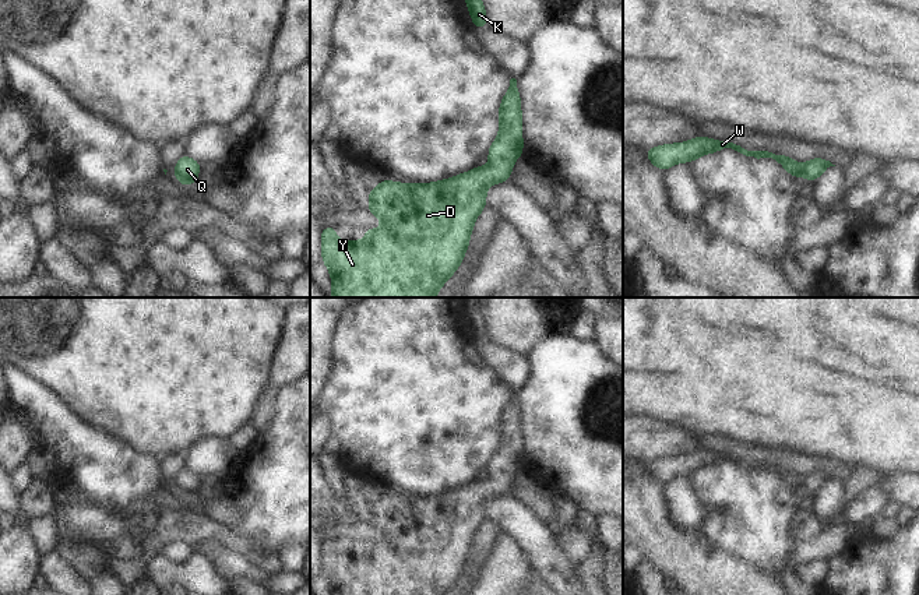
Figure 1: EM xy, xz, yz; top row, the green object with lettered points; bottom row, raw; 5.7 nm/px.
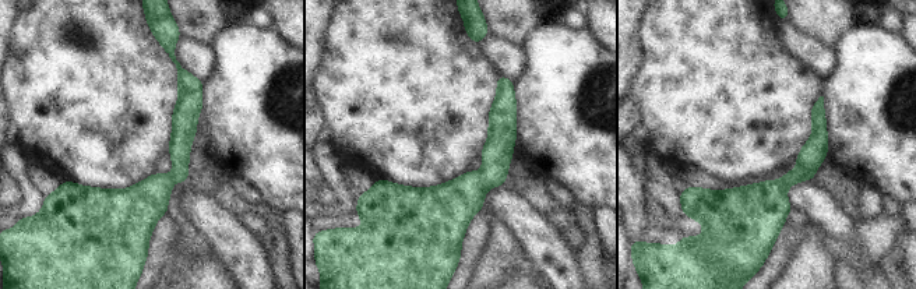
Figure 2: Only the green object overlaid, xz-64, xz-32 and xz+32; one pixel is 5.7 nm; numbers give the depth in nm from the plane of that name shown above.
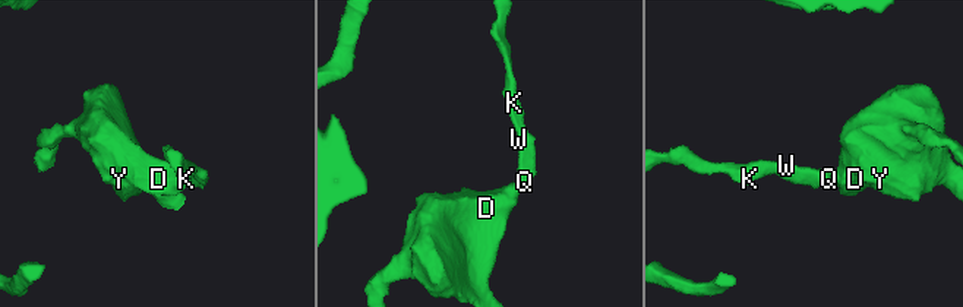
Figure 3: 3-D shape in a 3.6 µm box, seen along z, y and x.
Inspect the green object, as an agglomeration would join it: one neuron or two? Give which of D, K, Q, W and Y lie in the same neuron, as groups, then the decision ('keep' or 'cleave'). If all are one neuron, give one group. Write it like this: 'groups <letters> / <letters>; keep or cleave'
groups D K Q W Y; keep

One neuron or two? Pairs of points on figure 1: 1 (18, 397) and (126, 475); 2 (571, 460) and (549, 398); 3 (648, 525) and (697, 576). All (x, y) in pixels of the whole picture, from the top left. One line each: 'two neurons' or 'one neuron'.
1: one neuron
2: one neuron
3: one neuron

